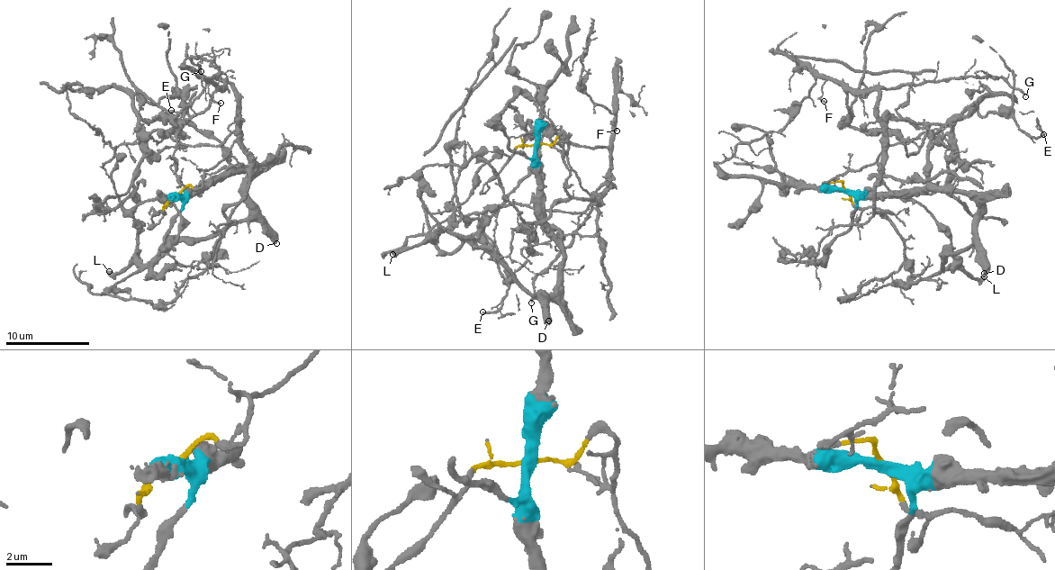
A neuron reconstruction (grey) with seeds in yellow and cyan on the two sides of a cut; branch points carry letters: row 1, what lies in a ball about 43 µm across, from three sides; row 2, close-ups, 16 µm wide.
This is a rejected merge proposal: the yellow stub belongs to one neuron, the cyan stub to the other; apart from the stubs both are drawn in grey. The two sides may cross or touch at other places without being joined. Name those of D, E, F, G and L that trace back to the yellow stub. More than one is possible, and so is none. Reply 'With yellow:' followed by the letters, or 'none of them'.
With yellow: E, F, G

